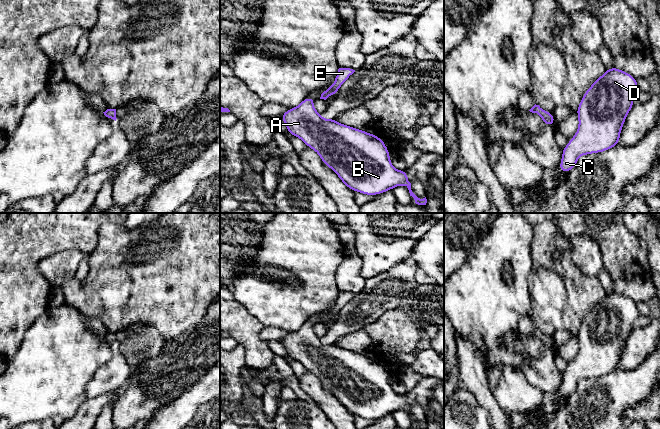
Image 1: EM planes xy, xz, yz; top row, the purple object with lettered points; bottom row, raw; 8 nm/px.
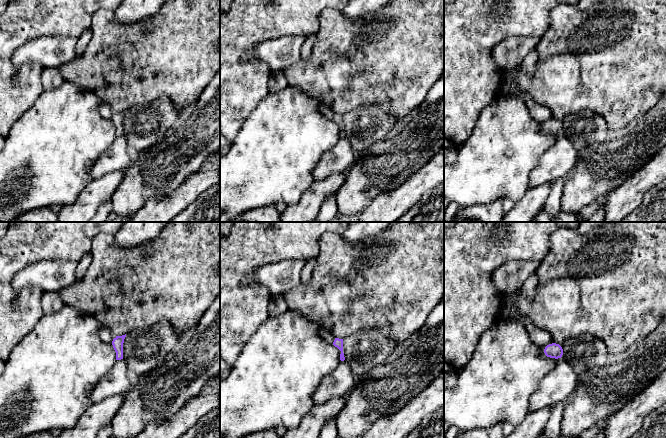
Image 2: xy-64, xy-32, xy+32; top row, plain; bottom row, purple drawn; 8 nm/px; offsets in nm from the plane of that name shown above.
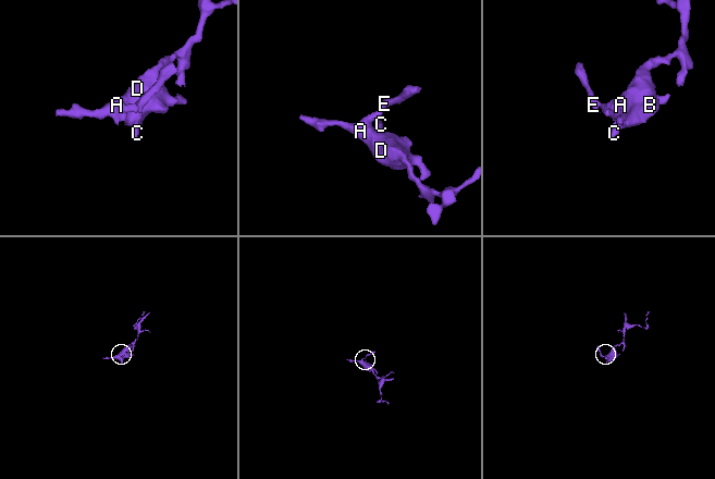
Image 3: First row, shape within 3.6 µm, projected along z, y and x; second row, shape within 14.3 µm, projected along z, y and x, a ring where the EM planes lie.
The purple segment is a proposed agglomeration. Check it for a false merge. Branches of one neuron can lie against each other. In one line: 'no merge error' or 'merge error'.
no merge error

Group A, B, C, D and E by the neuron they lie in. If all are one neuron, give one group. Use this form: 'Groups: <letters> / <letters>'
Groups: A B C D E

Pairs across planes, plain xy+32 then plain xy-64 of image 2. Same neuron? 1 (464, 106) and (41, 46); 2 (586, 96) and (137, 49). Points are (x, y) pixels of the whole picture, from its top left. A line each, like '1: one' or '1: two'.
1: two
2: one

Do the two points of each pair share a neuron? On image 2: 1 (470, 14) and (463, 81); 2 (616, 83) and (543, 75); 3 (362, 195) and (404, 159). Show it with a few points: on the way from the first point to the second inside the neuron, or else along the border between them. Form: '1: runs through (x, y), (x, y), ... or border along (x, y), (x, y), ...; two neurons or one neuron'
1: runs through (465, 31), (463, 33), (463, 64); one neuron
2: runs through (598, 83), (561, 82); one neuron
3: runs through (372, 188), (394, 166); one neuron

